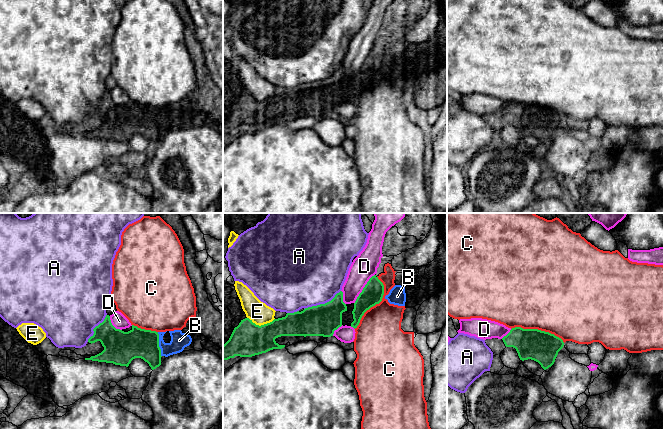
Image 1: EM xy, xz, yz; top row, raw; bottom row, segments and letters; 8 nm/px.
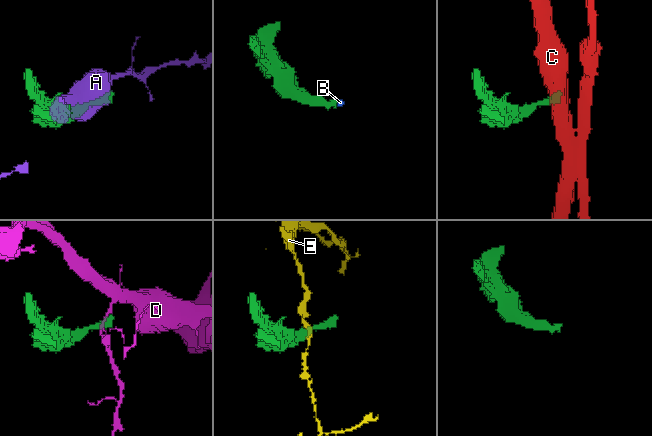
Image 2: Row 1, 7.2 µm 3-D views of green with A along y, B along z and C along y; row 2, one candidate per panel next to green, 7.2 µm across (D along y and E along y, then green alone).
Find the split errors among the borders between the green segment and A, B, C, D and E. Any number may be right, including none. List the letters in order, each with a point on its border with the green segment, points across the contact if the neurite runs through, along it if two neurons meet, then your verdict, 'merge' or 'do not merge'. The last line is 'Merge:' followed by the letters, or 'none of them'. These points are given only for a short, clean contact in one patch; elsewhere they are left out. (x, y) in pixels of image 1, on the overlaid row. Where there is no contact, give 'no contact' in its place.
A: xz (322, 304) | do not merge
B: xy (158, 344) | across xy (137, 343), (158, 344), (173, 346), (179, 340) | merge
C: xz (377, 303) | along xz (377, 276), (383, 285), (383, 297), (364, 313), (354, 328) | do not merge
D: xz (363, 289) | do not merge
E: xz (261, 325) | do not merge
Merge: B

